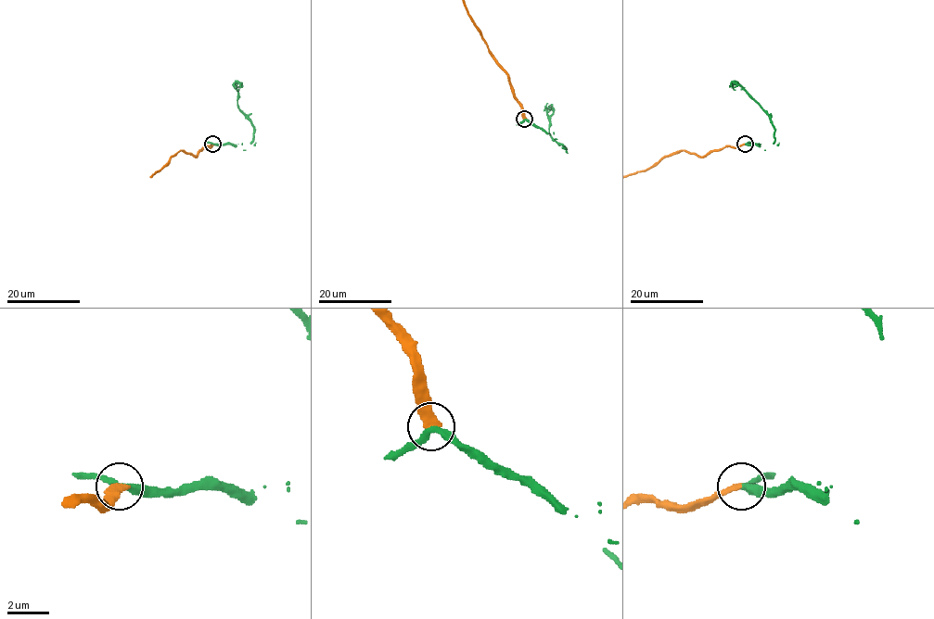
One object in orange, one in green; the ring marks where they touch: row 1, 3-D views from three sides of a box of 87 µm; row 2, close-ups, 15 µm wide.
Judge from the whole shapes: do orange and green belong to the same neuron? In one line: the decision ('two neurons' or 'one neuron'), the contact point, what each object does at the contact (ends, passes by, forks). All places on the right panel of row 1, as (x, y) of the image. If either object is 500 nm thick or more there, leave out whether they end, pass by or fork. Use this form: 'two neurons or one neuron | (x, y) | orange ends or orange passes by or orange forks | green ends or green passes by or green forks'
one neuron | (745, 144) | orange ends | green passes by

